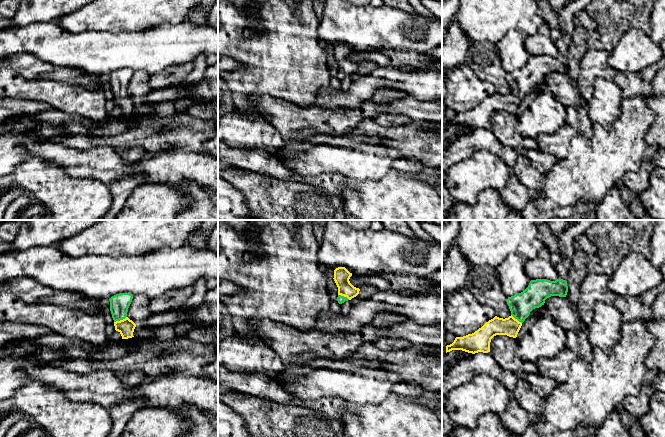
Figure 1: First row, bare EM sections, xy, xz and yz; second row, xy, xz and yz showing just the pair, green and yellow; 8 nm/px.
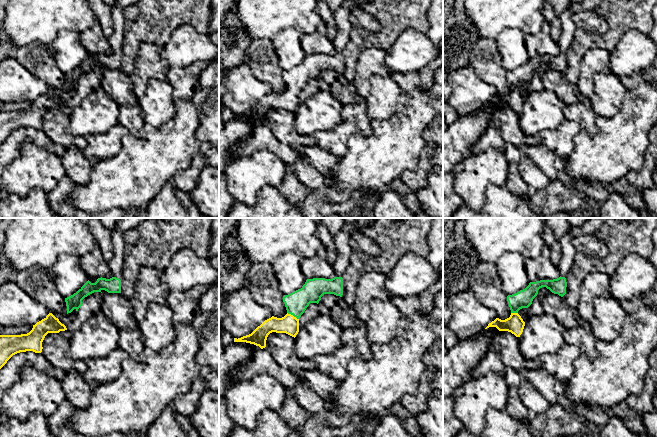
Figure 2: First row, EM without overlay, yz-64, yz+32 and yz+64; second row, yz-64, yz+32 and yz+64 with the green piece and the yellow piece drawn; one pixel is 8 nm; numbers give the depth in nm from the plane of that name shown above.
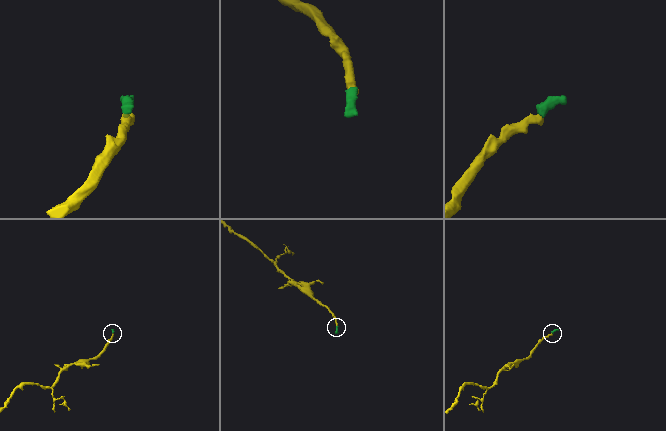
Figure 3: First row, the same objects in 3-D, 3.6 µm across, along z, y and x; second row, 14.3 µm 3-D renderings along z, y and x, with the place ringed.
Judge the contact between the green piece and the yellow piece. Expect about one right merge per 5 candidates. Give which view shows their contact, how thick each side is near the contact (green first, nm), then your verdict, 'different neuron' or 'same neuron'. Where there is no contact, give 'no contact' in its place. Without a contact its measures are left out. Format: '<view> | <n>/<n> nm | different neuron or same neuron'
xy | 160/130 nm | same neuron

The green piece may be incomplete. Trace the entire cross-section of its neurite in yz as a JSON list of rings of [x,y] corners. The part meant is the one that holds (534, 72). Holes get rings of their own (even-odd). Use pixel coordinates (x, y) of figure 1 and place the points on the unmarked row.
[[[567,0],[564,7],[557,13],[561,36],[555,41],[559,51],[556,57],[547,55],[531,56],[528,63],[521,69],[508,73],[507,80],[511,87],[508,94],[495,92],[472,110],[456,113],[454,118],[446,122],[446,129],[452,126],[462,126],[468,129],[490,128],[491,115],[496,111],[507,111],[516,114],[522,99],[530,88],[544,81],[551,72],[566,73],[568,68],[567,52],[572,33],[575,28],[573,17],[575,13],[593,0]]]

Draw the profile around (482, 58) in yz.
[[[489,42],[472,43],[466,53],[465,63],[482,81],[491,83],[499,94],[508,94],[511,87],[507,80],[508,73],[501,64],[498,49]]]

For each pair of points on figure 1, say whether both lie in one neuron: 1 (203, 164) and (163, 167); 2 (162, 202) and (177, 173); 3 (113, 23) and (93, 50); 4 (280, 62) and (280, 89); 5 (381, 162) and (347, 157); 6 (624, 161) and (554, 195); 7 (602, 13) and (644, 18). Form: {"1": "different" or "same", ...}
{"1": "same", "2": "different", "3": "different", "4": "same", "5": "same", "6": "same", "7": "same"}

